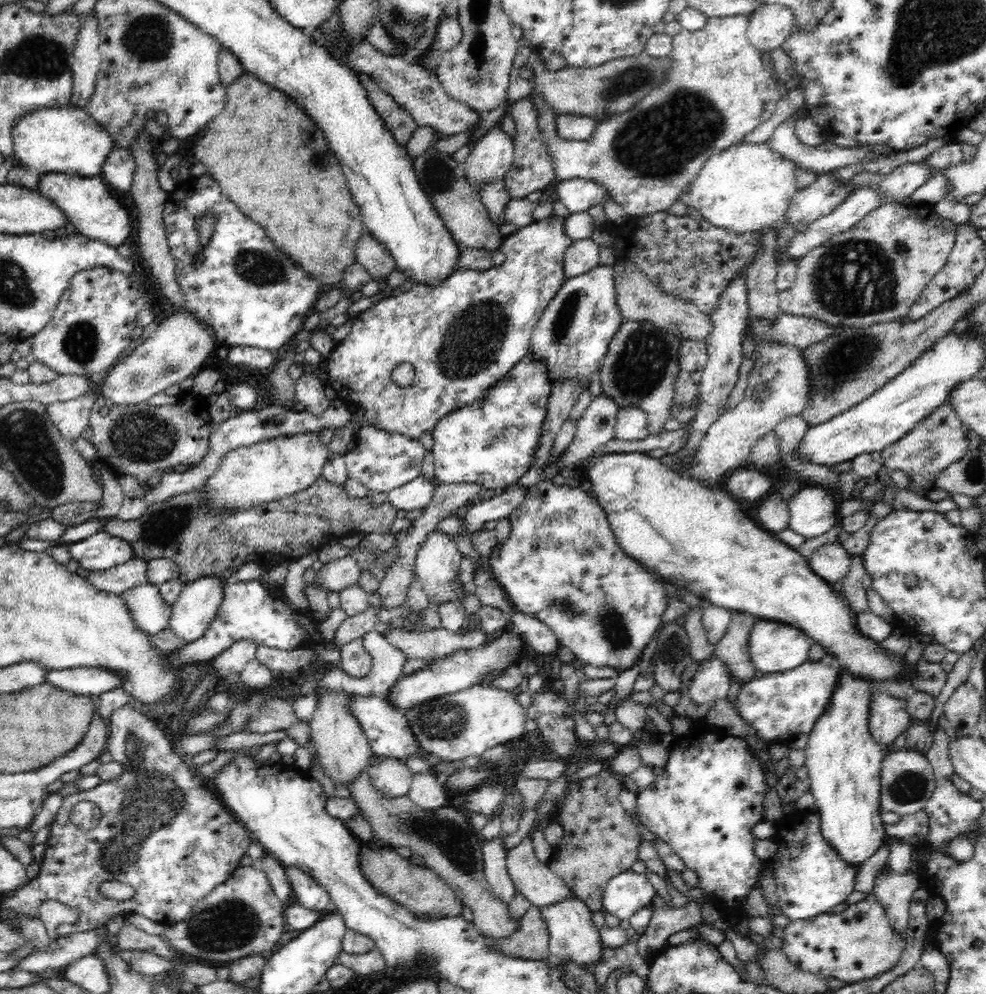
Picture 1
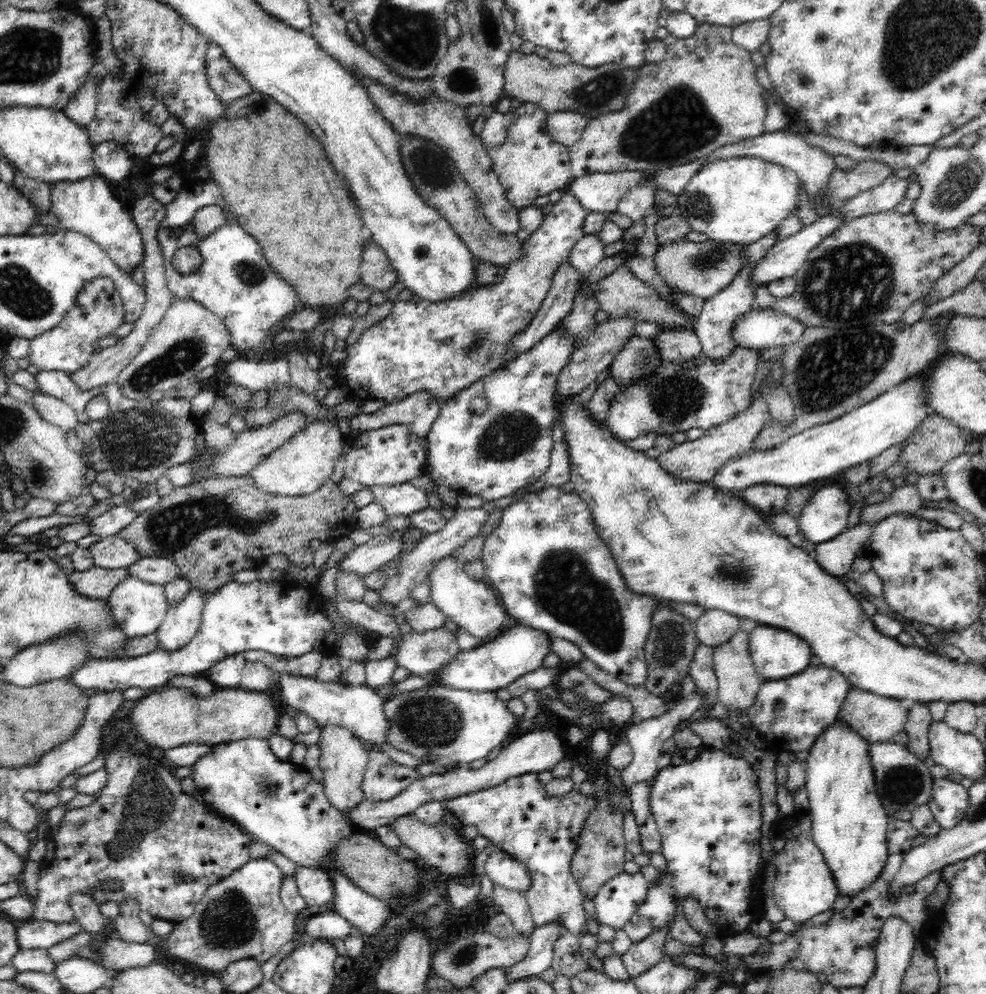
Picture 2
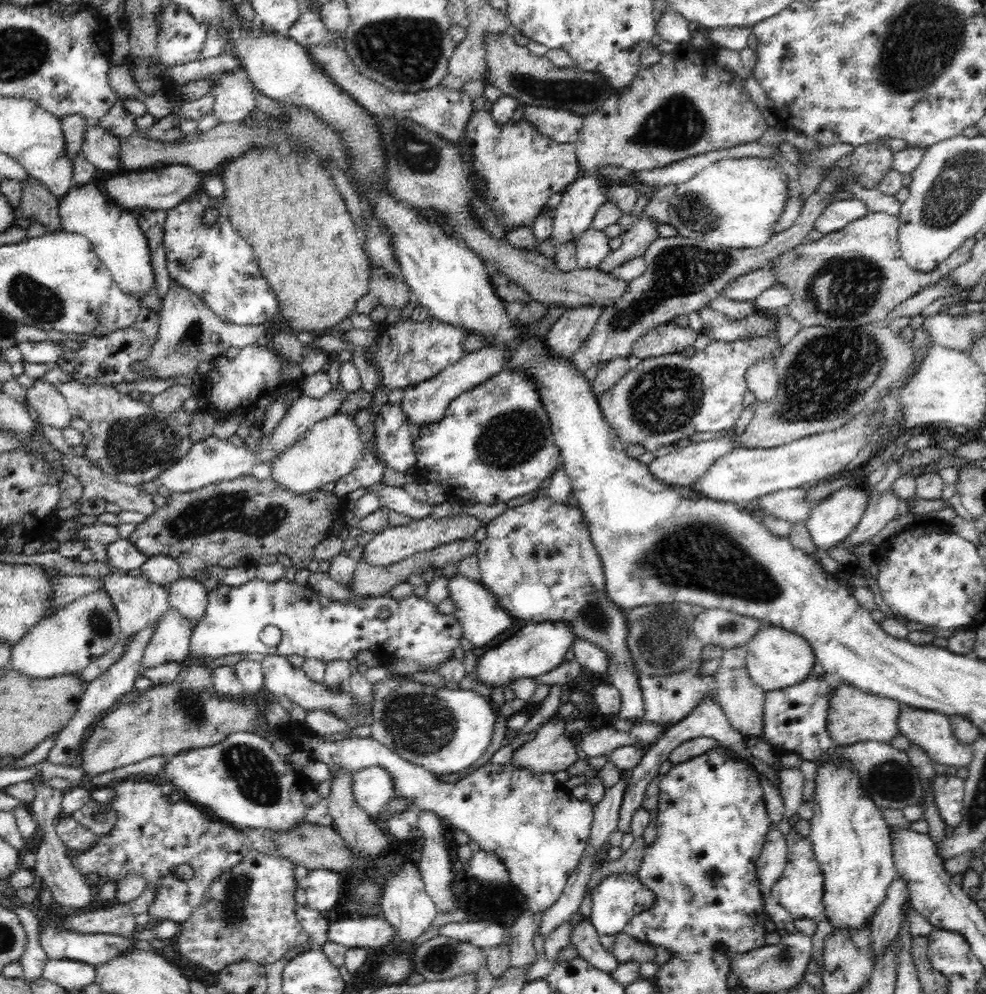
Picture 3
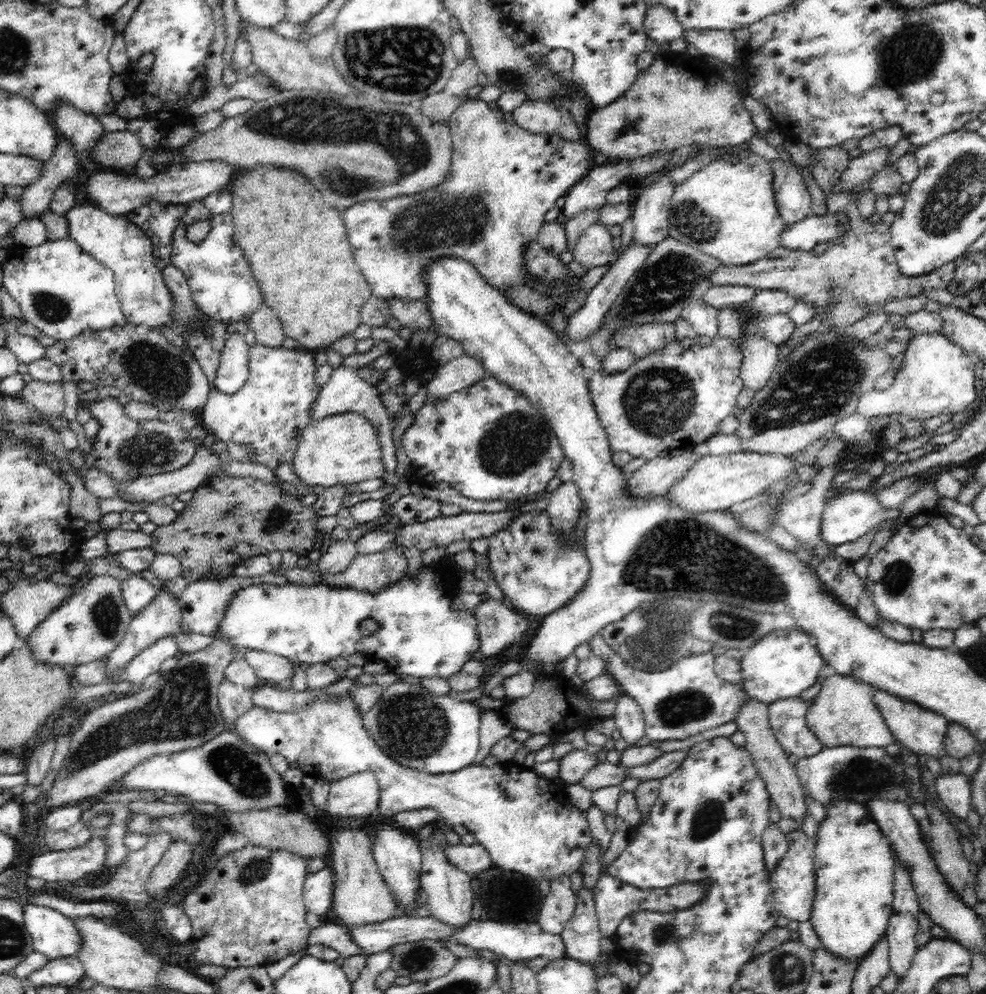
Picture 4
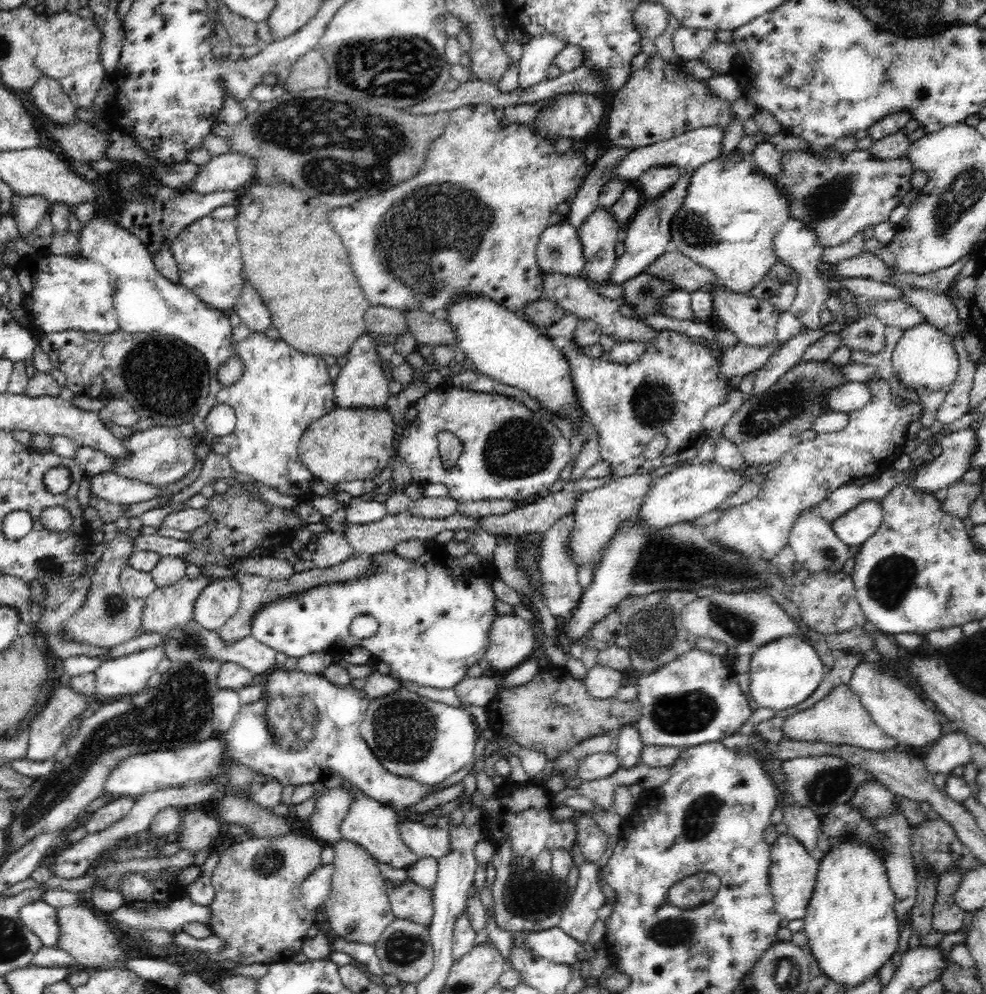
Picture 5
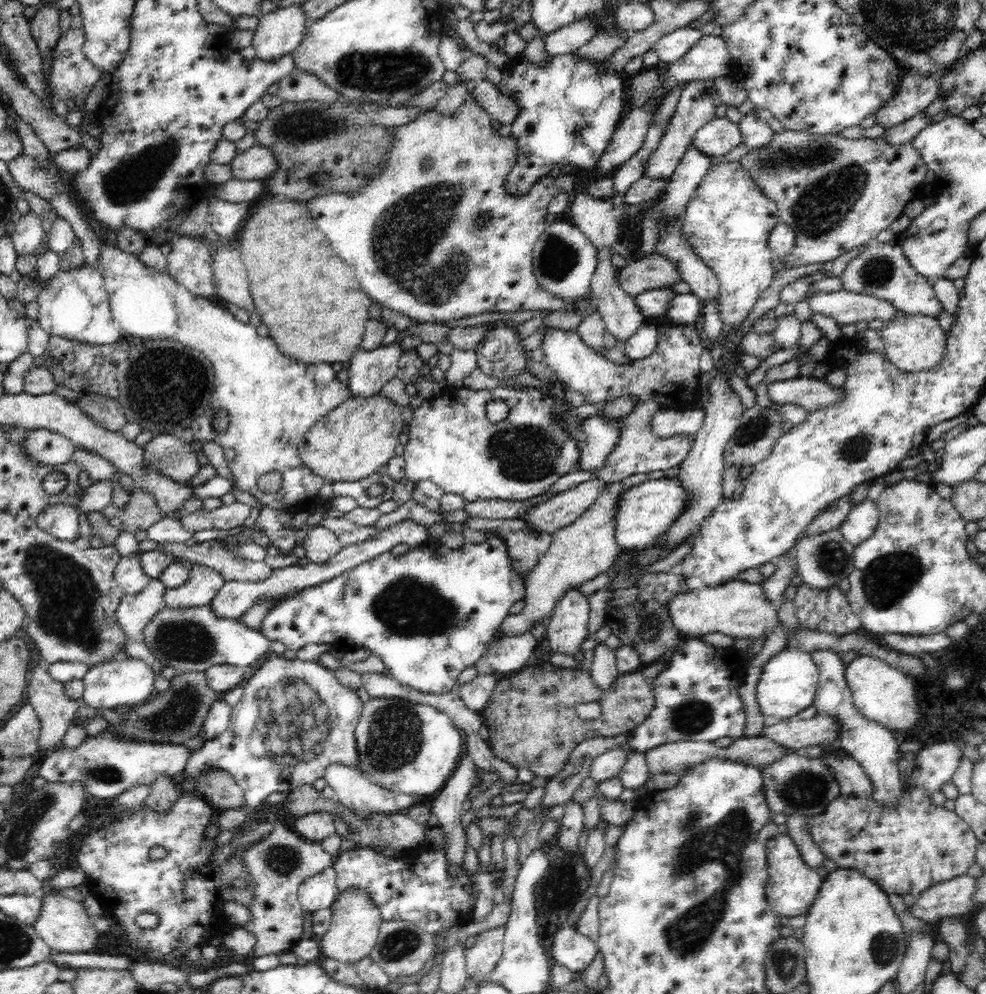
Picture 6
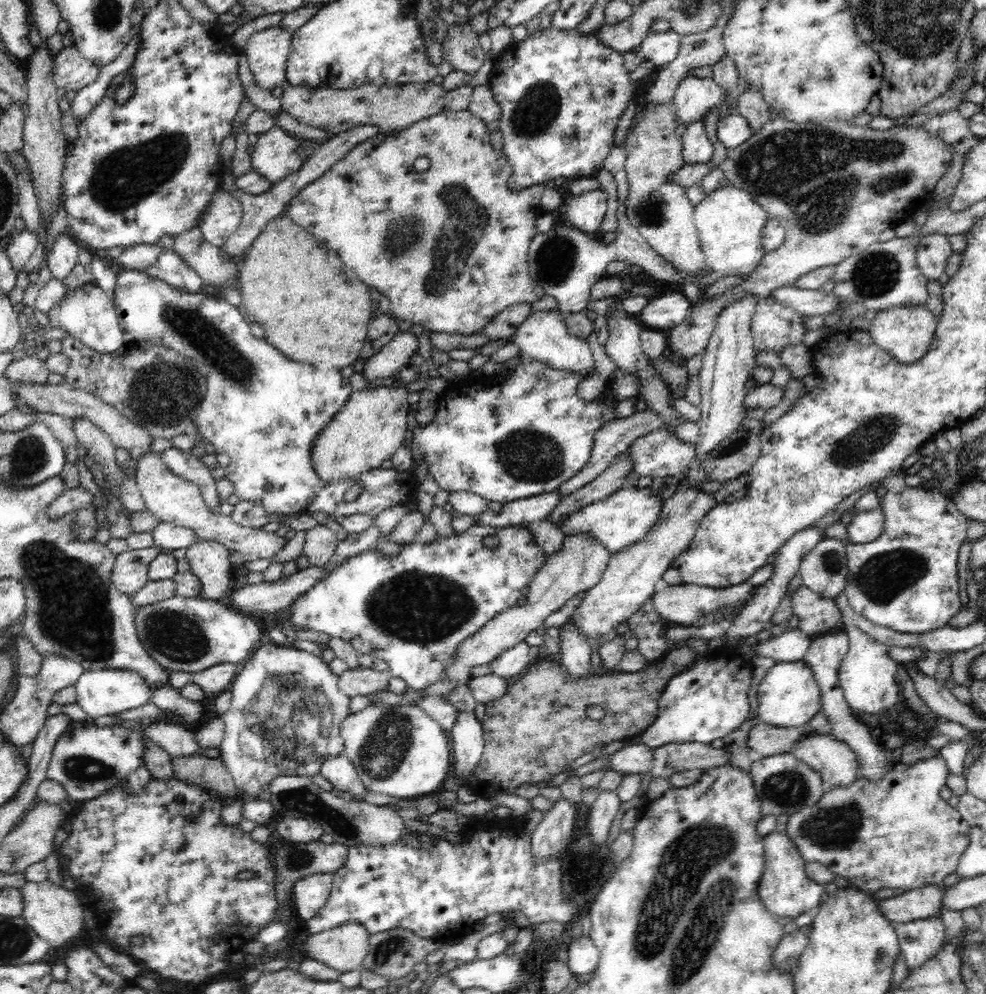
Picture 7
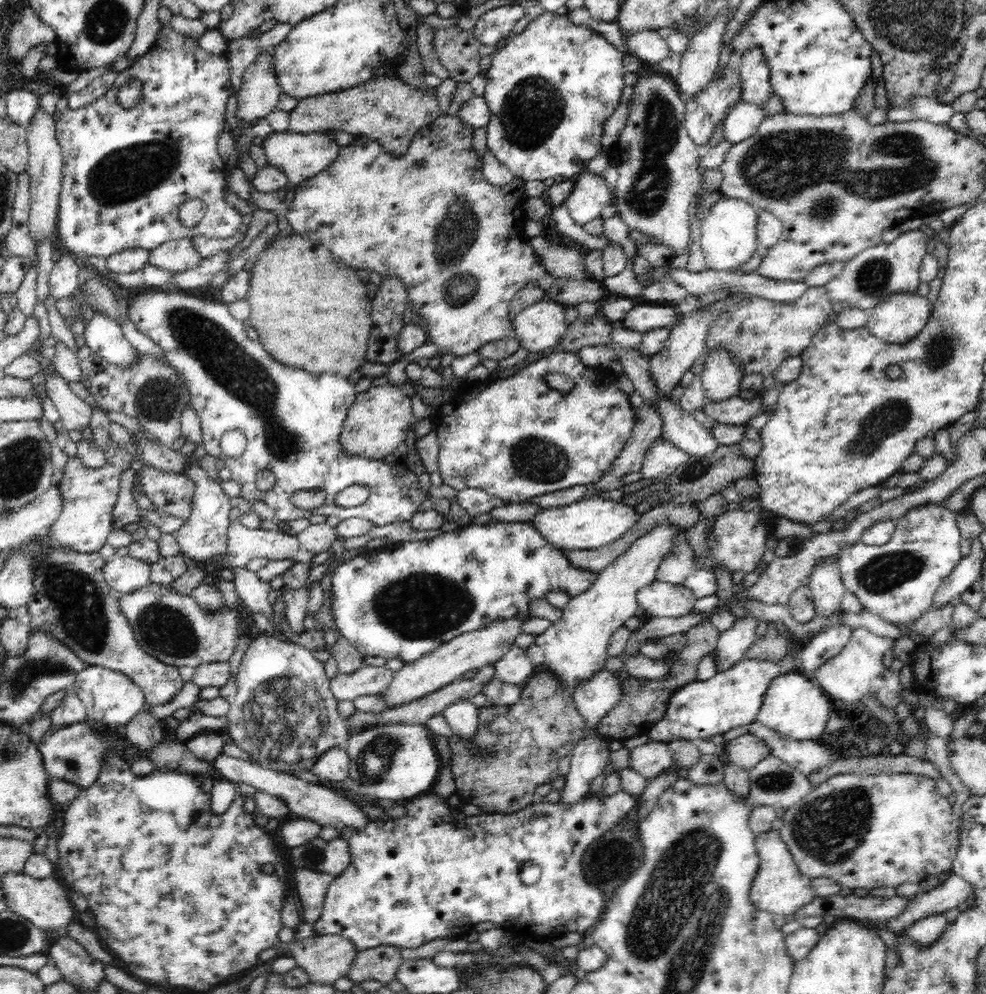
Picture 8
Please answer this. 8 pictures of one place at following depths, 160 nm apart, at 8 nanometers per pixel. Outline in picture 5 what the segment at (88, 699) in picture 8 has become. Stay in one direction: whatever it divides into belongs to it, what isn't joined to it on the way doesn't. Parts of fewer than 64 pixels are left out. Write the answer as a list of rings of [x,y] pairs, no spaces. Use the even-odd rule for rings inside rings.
[[[162,647],[142,650],[115,660],[106,660],[96,671],[96,693],[99,699],[123,698],[125,695],[136,696],[147,687],[148,680],[157,672],[159,663],[165,657]]]

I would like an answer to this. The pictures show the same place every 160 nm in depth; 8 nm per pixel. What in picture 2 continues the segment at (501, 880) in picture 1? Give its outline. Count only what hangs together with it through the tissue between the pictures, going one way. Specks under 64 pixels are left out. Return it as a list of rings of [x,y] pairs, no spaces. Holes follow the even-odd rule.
[[[493,883],[493,899],[496,906],[500,906],[502,916],[512,920],[514,932],[530,935],[536,929],[531,910],[523,893],[511,891],[504,886]]]

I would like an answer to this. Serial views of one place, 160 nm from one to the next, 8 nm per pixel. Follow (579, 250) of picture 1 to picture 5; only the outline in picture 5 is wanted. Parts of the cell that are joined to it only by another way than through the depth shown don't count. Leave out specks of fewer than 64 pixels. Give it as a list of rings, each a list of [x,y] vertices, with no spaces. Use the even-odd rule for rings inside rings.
[[[598,208],[577,229],[585,258],[584,274],[598,284],[609,284],[609,276],[617,259],[619,225],[610,210]]]

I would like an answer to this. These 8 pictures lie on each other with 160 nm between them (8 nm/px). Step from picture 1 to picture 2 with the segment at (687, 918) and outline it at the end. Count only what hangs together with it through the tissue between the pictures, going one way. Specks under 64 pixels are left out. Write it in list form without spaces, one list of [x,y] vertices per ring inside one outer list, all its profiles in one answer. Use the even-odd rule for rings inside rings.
[[[670,920],[666,928],[656,929],[644,940],[633,942],[630,950],[621,956],[630,977],[640,976],[640,973],[650,970],[665,955],[662,948],[670,937],[672,924],[673,920]]]

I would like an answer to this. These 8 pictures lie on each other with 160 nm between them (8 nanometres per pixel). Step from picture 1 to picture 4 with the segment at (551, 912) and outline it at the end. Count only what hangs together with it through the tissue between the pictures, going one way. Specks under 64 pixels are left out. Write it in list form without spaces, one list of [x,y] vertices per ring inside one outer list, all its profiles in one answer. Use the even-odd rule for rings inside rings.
[[[350,693],[340,699],[315,701],[291,716],[255,708],[236,720],[234,731],[244,742],[268,755],[268,758],[275,754],[282,755],[288,761],[288,768],[296,768],[304,776],[316,780],[326,779],[334,783],[354,774],[372,772],[379,781],[378,813],[382,816],[391,817],[404,810],[435,808],[444,827],[464,826],[472,832],[476,839],[475,844],[483,846],[489,852],[495,866],[506,872],[520,872],[524,876],[530,876],[534,882],[540,882],[544,878],[554,880],[558,876],[569,876],[578,871],[582,866],[586,846],[592,842],[586,813],[572,805],[563,785],[554,784],[552,780],[538,775],[528,766],[497,763],[489,768],[472,763],[454,773],[427,774],[394,761],[364,729],[363,716],[358,713]]]

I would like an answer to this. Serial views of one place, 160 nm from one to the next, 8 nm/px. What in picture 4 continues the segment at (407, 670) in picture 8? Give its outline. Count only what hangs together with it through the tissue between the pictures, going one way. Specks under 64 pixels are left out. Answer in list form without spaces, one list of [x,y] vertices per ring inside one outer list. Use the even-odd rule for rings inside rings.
[[[691,449],[672,457],[656,457],[646,462],[628,475],[626,485],[634,497],[666,495],[670,486],[684,478],[684,474],[700,460]]]

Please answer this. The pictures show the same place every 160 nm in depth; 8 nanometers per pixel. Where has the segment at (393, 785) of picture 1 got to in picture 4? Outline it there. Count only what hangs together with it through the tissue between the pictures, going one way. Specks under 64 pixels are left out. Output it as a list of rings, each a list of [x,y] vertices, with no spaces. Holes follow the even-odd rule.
[[[362,772],[331,784],[323,817],[363,818],[378,812],[380,786],[372,772]]]

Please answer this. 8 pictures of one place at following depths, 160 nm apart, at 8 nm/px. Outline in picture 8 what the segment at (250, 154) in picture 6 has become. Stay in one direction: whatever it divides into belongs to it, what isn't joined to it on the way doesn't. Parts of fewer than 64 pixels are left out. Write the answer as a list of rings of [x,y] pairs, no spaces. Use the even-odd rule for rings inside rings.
[[[288,130],[279,133],[272,131],[264,139],[262,147],[268,165],[276,167],[286,175],[287,188],[295,188],[300,182],[321,174],[322,170],[326,170],[334,162],[334,159],[338,158],[341,149],[327,133],[302,134]]]

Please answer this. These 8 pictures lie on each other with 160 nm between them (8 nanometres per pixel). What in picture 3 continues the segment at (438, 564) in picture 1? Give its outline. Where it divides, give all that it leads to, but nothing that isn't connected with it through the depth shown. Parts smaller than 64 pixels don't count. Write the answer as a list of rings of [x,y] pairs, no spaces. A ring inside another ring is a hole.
[[[460,573],[452,575],[448,582],[448,596],[454,604],[453,617],[458,619],[464,637],[478,648],[494,644],[494,638],[508,632],[516,619],[500,606],[498,597],[491,593],[481,582],[466,578]]]

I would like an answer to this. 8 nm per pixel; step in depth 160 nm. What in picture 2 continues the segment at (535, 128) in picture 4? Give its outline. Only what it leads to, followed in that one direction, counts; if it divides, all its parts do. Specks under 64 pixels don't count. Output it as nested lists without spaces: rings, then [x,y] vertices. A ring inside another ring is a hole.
[[[556,111],[546,116],[546,128],[552,140],[567,147],[578,142],[588,124],[587,117],[572,111]]]

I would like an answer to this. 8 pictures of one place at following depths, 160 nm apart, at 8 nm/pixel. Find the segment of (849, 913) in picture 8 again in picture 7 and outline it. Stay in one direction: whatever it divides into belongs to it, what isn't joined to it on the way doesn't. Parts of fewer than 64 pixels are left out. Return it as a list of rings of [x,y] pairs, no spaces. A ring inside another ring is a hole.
[[[928,885],[904,891],[899,896],[877,900],[878,909],[892,924],[941,917],[945,910],[940,907],[944,885]]]

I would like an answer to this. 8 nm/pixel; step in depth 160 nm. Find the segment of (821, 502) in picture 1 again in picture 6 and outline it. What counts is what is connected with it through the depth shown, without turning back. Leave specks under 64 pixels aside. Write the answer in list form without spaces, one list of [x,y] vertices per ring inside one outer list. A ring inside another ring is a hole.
[[[865,499],[852,507],[838,529],[850,544],[856,546],[874,534],[878,523],[877,501]]]

